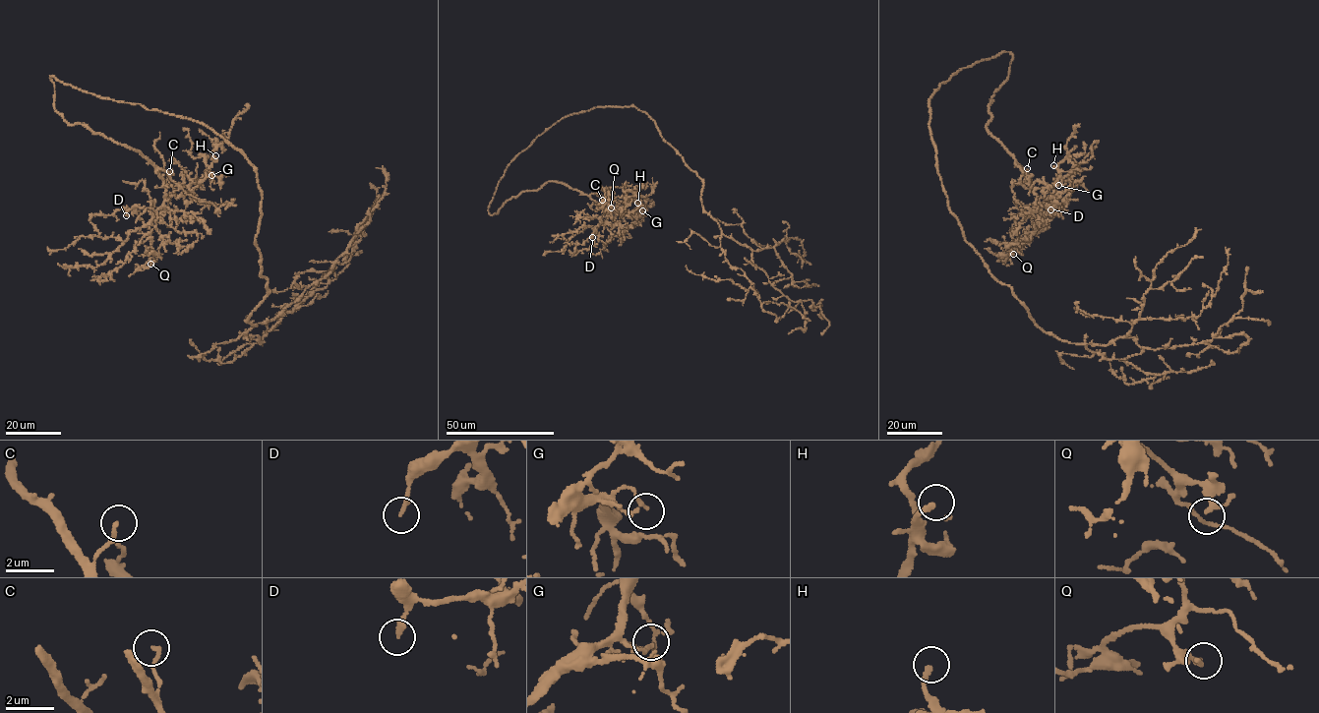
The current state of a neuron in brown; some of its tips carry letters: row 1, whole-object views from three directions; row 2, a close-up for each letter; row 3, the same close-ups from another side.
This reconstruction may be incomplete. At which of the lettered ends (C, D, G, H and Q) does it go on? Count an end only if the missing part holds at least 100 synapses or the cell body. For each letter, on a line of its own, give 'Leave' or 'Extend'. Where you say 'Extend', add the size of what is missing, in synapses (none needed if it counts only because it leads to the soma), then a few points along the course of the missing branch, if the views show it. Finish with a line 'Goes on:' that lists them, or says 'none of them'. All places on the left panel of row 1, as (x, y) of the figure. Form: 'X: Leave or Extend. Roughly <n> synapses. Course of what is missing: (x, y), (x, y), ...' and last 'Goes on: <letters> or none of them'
C: Leave
D: Leave
G: Leave
H: Extend. Roughly 200 synapses. Course of what is missing: (215, 155), (229, 152), (240, 131), (249, 131), (259, 123), (261, 114), (272, 102), (287, 104)
Q: Leave
Goes on: H

